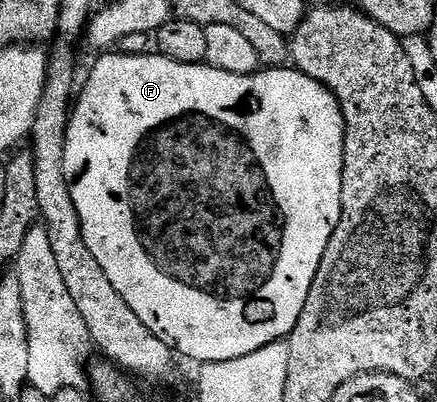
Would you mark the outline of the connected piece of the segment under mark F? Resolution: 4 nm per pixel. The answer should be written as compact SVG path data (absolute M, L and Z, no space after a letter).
M102 54L94 64L94 69L90 72L90 77L86 80L86 85L81 85L76 99L72 104L70 113L70 125L66 131L66 145L64 146L64 174L72 194L72 202L76 202L76 214L80 214L80 230L84 234L84 242L88 250L92 250L92 258L100 262L104 274L112 281L112 286L116 286L116 294L132 306L136 318L160 338L170 348L170 351L179 357L187 356L190 360L198 360L199 365L211 364L212 362L228 362L232 358L244 358L244 354L252 354L252 350L260 350L277 340L286 340L291 330L296 326L300 314L304 310L304 302L308 302L308 290L312 290L312 282L316 278L316 270L320 270L320 262L324 258L324 250L328 250L328 242L340 222L342 207L340 198L342 197L342 167L344 166L344 134L346 133L346 123L344 114L340 110L340 102L328 89L320 82L308 78L304 73L298 71L293 66L283 66L280 68L266 68L252 73L250 76L240 74L228 74L228 70L216 70L209 64L181 64L172 62L172 58L161 54L154 56L110 56L114 54Z

